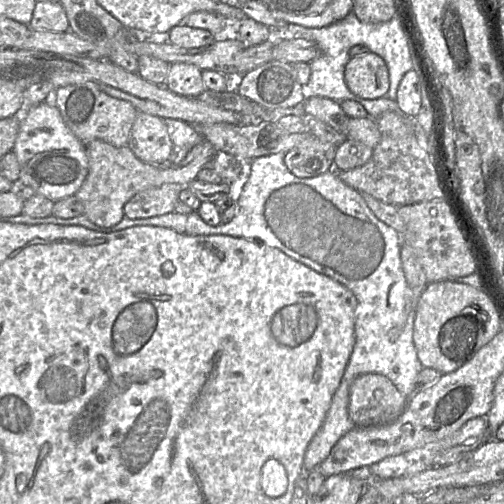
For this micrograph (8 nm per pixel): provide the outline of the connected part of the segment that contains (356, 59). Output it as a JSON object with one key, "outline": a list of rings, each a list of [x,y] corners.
{"outline":[[[371,51],[350,58],[345,66],[344,81],[353,94],[365,99],[385,97],[390,88],[385,61]]]}

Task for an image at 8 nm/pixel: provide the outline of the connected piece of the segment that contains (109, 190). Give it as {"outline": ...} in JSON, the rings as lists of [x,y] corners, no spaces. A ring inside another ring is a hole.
{"outline":[[[203,138],[180,161],[169,161],[162,165],[148,164],[139,160],[128,145],[115,147],[103,140],[94,140],[86,145],[88,174],[75,196],[84,206],[84,214],[100,227],[111,227],[124,217],[124,205],[140,191],[159,187],[166,183],[187,186],[196,180],[198,172],[205,168],[217,154],[214,147]]]}

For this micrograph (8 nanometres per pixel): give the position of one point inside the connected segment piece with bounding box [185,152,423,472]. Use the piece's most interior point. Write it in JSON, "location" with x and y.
{"location":[323,223]}

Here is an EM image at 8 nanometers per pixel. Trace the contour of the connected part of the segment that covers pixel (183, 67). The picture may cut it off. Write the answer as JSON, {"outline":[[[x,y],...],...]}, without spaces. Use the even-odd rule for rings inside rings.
{"outline":[[[183,62],[170,64],[165,87],[185,97],[197,97],[206,89],[202,70],[196,65]]]}

